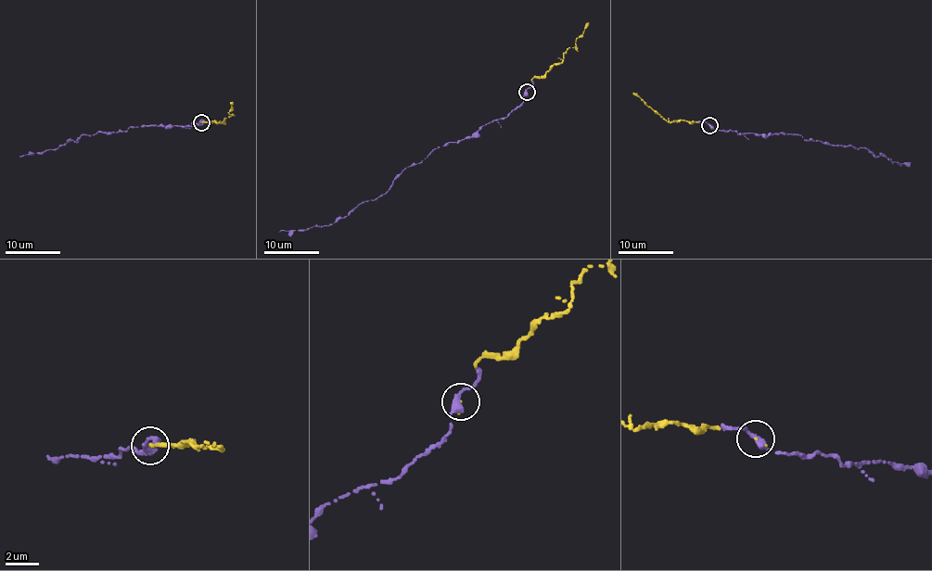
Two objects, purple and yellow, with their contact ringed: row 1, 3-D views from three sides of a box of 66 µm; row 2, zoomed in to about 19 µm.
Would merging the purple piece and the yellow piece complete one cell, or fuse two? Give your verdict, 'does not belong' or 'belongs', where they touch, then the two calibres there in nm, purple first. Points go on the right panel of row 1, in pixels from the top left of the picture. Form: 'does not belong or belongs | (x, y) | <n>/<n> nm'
belongs | (709, 125) | 320/50 nm

